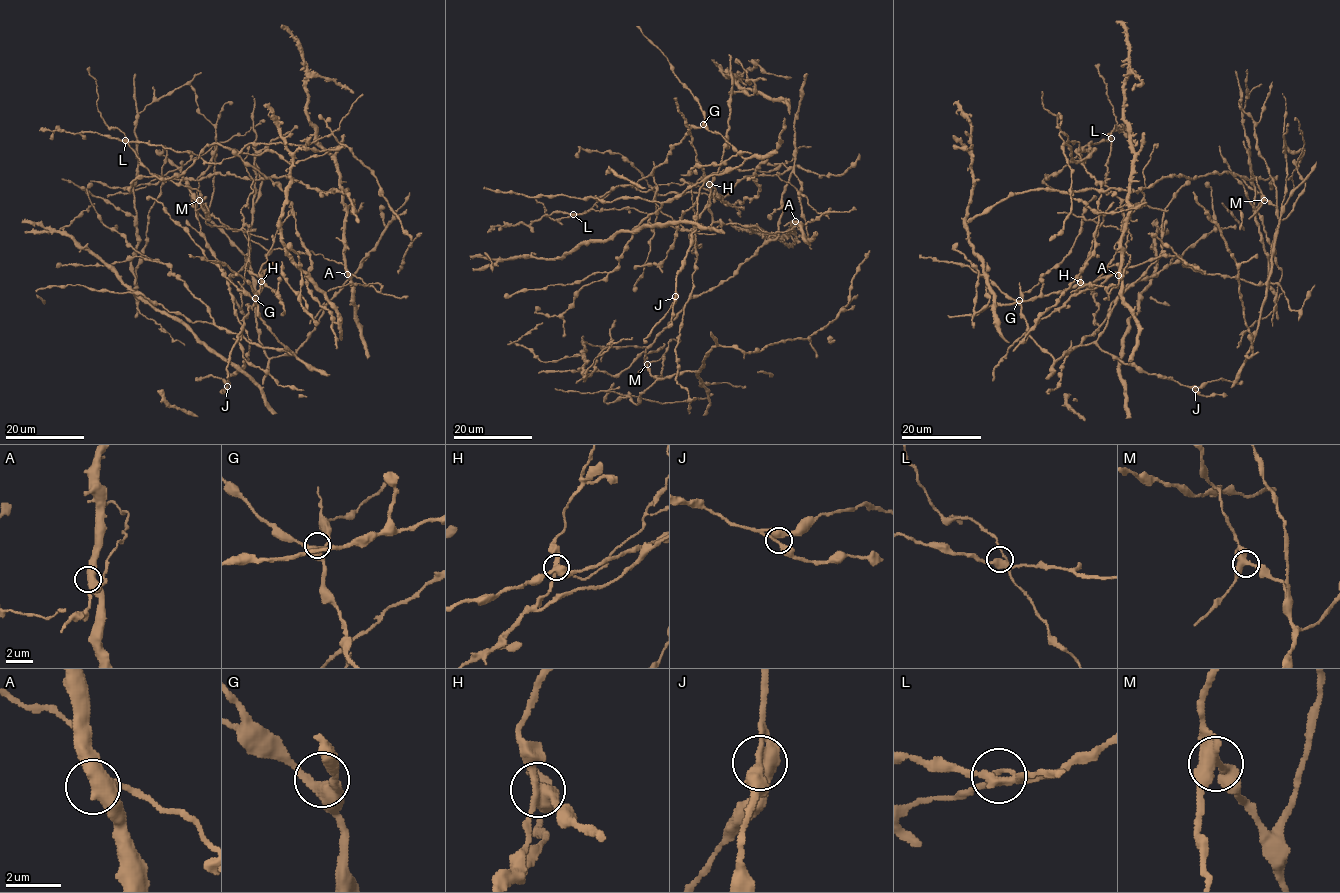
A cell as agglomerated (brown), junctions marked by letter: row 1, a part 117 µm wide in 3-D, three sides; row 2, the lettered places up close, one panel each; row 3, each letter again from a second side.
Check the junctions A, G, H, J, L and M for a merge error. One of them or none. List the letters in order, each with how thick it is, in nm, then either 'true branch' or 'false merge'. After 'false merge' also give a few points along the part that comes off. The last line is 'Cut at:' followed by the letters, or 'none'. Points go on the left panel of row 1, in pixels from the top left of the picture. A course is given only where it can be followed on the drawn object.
A: 400 nm | true branch
G: 440 nm | true branch
H: 400 nm | false merge | (261, 281), (259, 293), (248, 309), (237, 342), (232, 346), (226, 378)
J: 360 nm | true branch
L: 320 nm | true branch
M: 400 nm | true branch
Cut at: H

